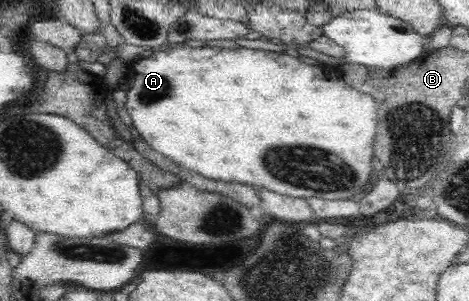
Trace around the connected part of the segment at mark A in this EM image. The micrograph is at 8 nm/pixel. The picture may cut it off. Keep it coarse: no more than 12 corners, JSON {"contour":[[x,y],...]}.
{"contour":[[285,53],[129,63],[142,145],[206,179],[350,199],[370,93]]}

